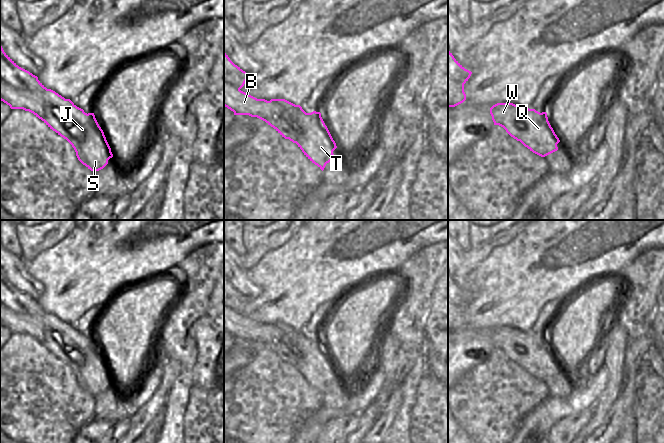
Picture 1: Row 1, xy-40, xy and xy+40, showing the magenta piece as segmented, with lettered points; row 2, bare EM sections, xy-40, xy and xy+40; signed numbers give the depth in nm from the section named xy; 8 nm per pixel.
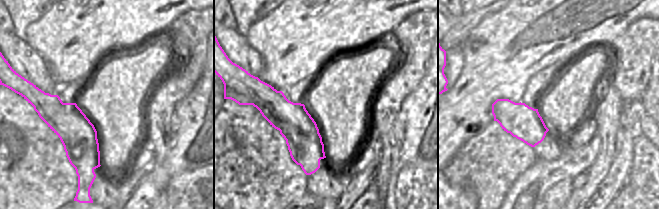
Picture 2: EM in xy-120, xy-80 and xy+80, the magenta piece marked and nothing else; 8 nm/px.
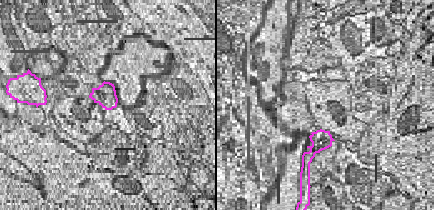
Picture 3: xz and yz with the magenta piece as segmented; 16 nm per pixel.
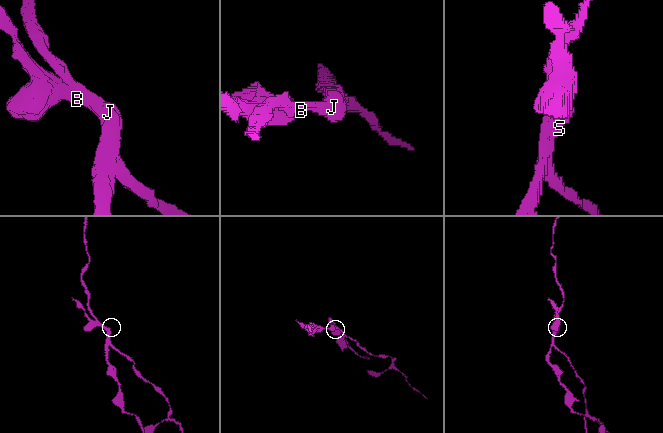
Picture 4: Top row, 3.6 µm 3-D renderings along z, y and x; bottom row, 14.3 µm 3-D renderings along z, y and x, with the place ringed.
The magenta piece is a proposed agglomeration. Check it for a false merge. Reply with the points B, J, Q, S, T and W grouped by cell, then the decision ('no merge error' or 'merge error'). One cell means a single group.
groups B Q W / J S T; merge error

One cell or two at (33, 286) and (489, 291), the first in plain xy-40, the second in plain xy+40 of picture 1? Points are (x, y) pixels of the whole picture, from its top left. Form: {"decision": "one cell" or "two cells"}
{"decision": "two cells"}

